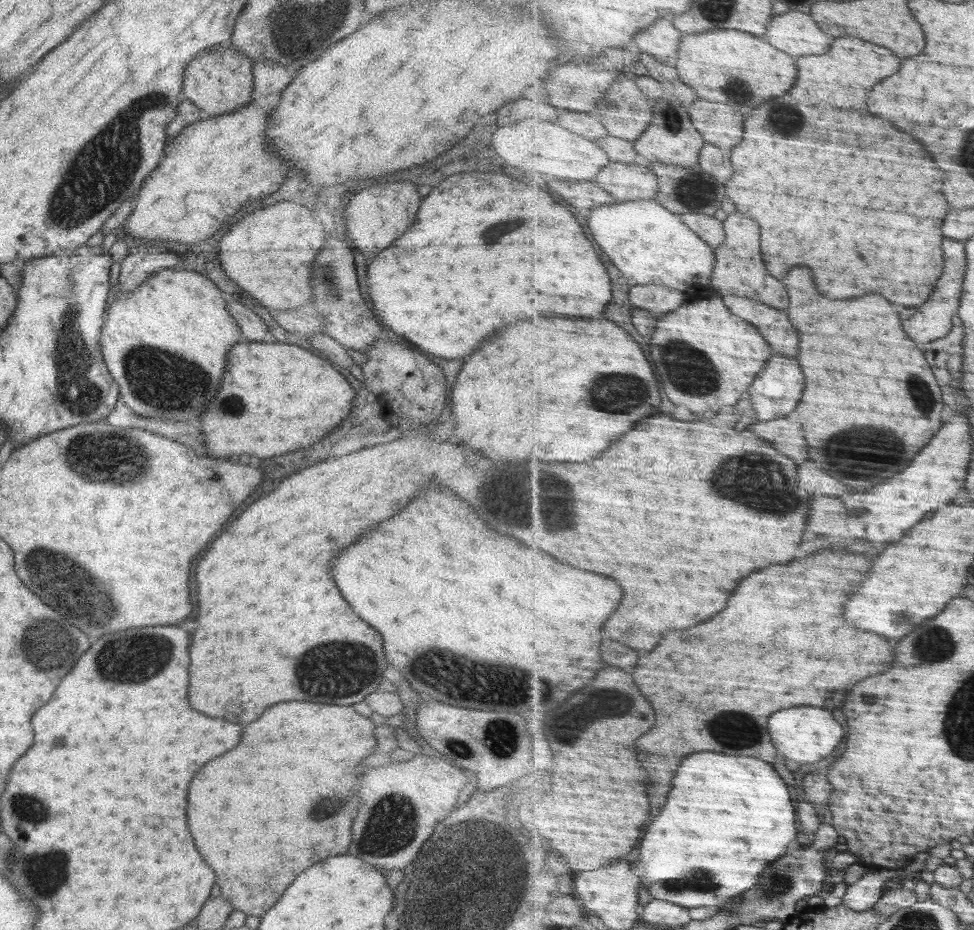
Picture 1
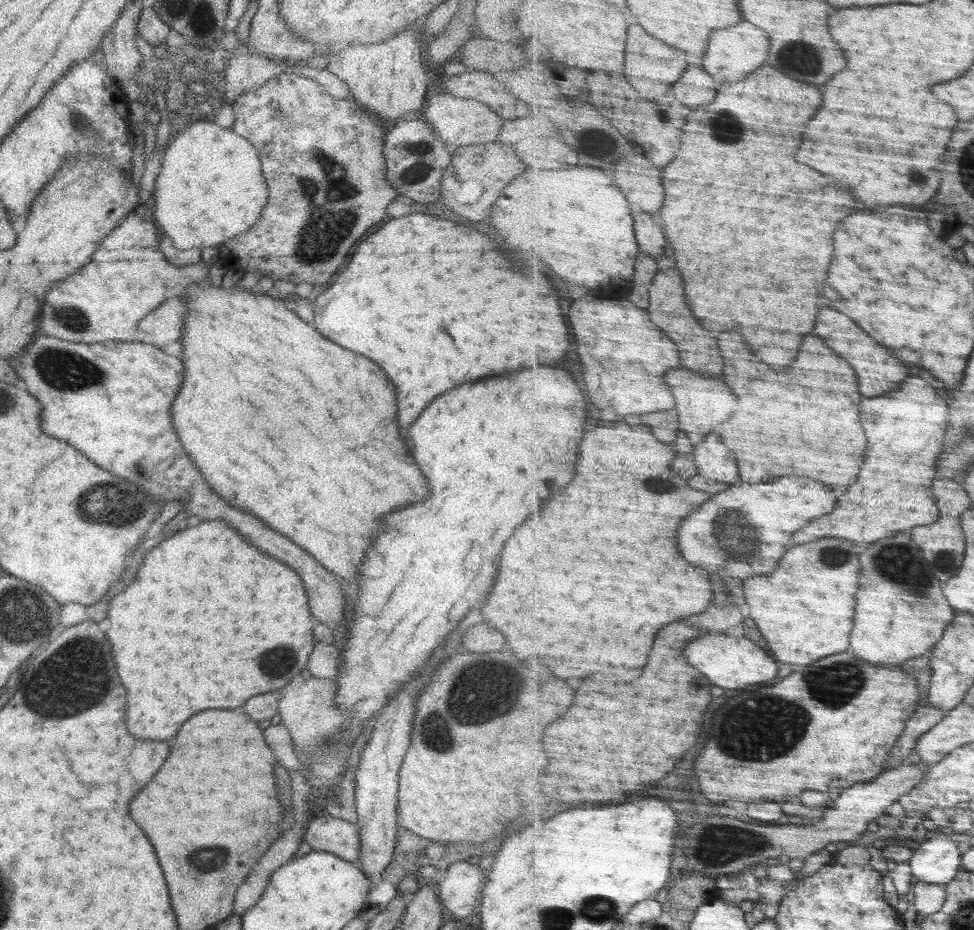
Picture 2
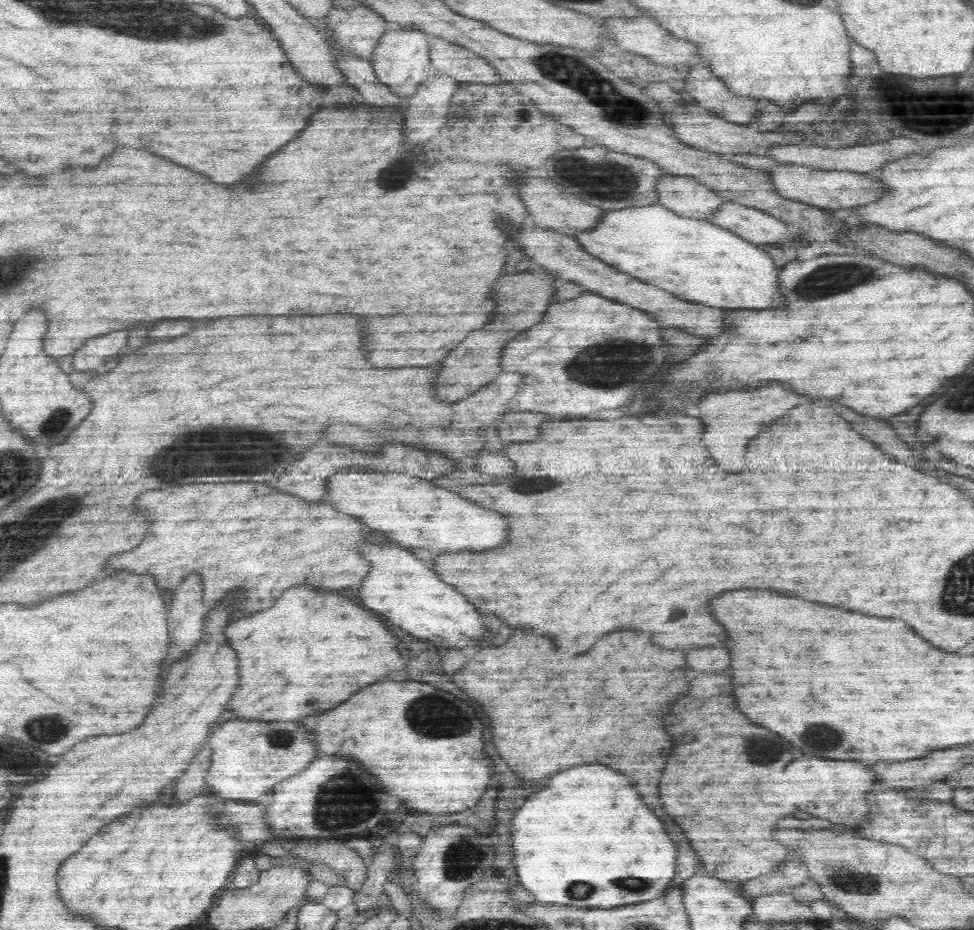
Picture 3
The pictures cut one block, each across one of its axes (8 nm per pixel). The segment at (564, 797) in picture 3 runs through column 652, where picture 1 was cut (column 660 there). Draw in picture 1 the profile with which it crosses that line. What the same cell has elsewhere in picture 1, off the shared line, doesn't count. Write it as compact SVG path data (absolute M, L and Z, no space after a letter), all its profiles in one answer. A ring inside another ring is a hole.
M700 752L684 762L680 776L676 776L676 788L672 790L668 808L664 808L652 828L648 828L648 836L641 846L642 862L648 864L642 886L656 899L664 898L688 908L726 906L732 898L756 888L760 882L758 874L762 876L774 860L790 850L790 844L798 838L798 824L790 788L772 764L752 756Z

